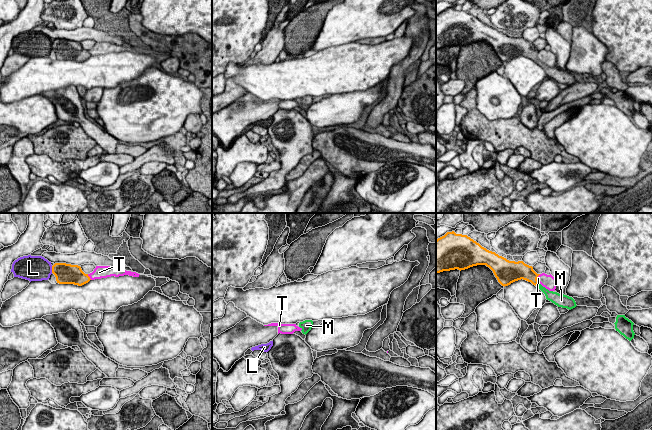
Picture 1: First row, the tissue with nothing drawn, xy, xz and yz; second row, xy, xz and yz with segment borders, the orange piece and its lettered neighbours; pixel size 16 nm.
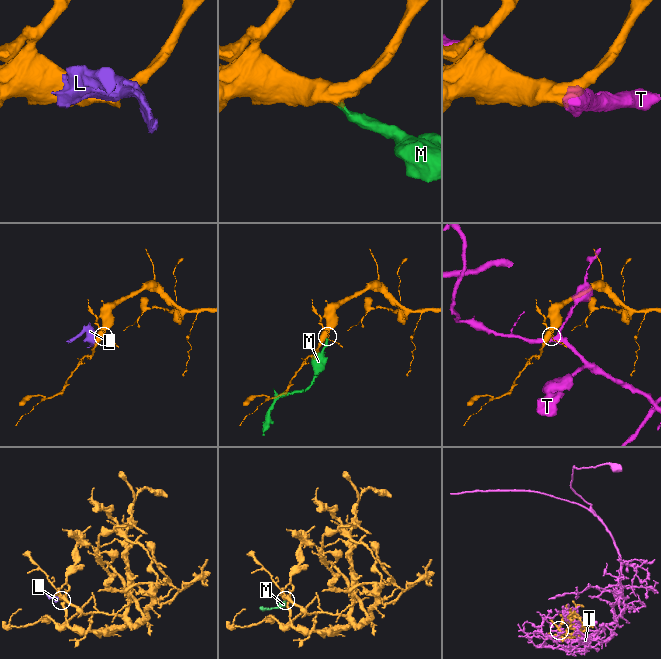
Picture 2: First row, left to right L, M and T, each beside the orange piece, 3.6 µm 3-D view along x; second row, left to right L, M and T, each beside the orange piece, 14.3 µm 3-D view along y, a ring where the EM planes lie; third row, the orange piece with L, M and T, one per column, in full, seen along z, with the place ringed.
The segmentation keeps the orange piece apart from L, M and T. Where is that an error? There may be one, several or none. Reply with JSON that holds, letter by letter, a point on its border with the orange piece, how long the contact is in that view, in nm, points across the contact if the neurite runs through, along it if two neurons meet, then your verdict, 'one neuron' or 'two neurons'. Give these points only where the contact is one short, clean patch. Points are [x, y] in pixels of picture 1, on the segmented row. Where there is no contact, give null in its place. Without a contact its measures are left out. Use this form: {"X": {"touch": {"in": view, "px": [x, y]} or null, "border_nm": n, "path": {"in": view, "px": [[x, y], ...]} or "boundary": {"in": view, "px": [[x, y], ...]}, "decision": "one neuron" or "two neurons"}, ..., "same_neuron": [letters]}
{"L": {"touch": {"in": "xy", "px": [52, 269]}, "border_nm": 110, "boundary": {"in": "xy", "px": [[51, 266], [52, 272]]}, "decision": "two neurons"}, "M": {"touch": {"in": "yz", "px": [537, 284]}, "border_nm": 70, "path": {"in": "yz", "px": [[527, 273], [537, 284], [549, 294]]}, "decision": "one neuron"}, "T": {"touch": {"in": "yz", "px": [536, 279]}, "border_nm": 160, "decision": "two neurons"}, "same_neuron": ["M"]}

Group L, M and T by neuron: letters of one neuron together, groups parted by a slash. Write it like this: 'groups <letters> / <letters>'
groups L / M / T

